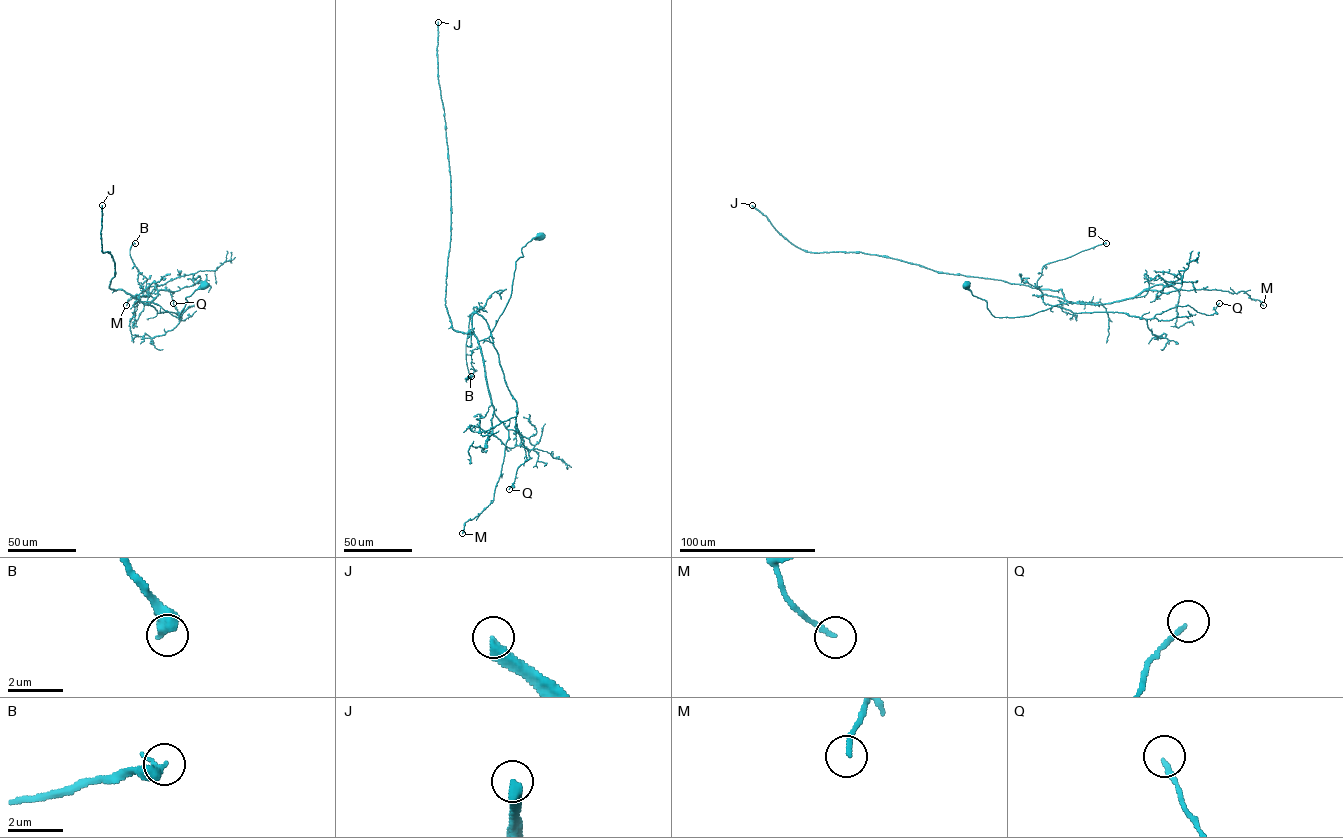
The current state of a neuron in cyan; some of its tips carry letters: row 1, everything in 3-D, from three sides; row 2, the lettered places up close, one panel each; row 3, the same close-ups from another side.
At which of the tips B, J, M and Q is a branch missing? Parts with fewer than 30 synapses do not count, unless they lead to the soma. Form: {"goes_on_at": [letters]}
{"goes_on_at": ["J"]}

